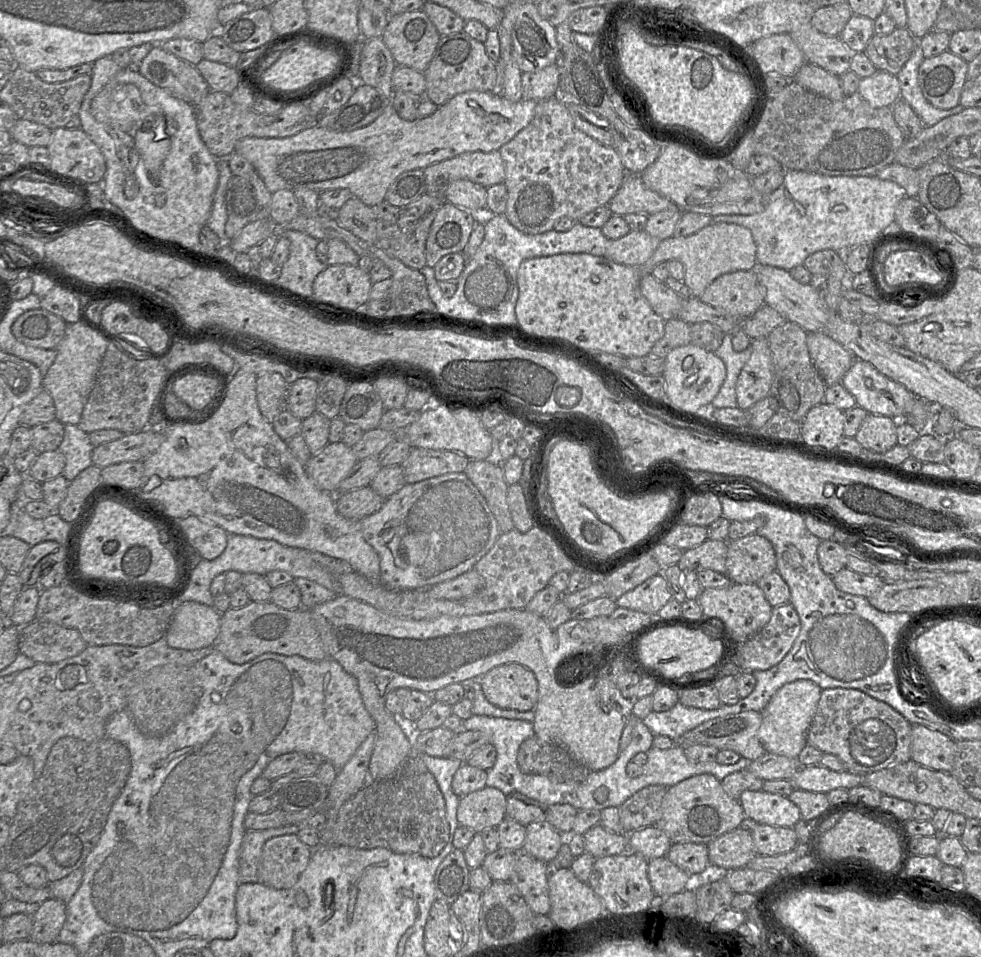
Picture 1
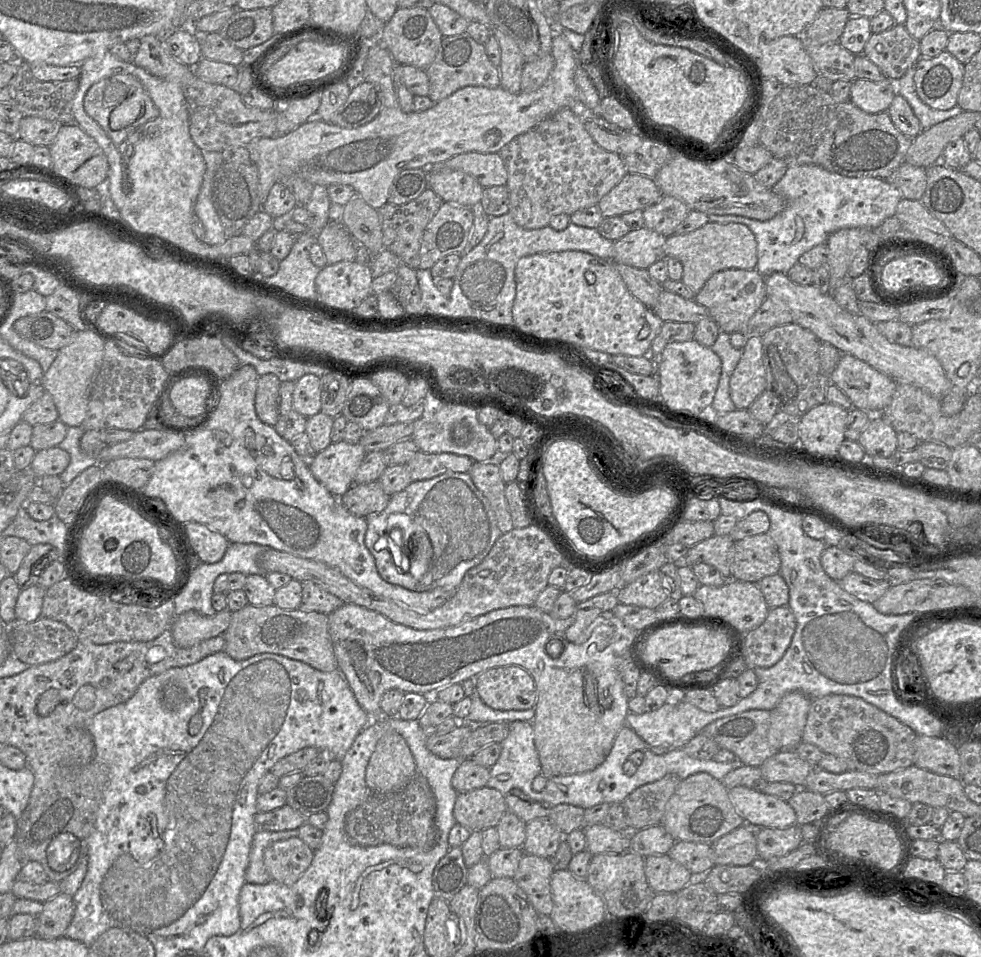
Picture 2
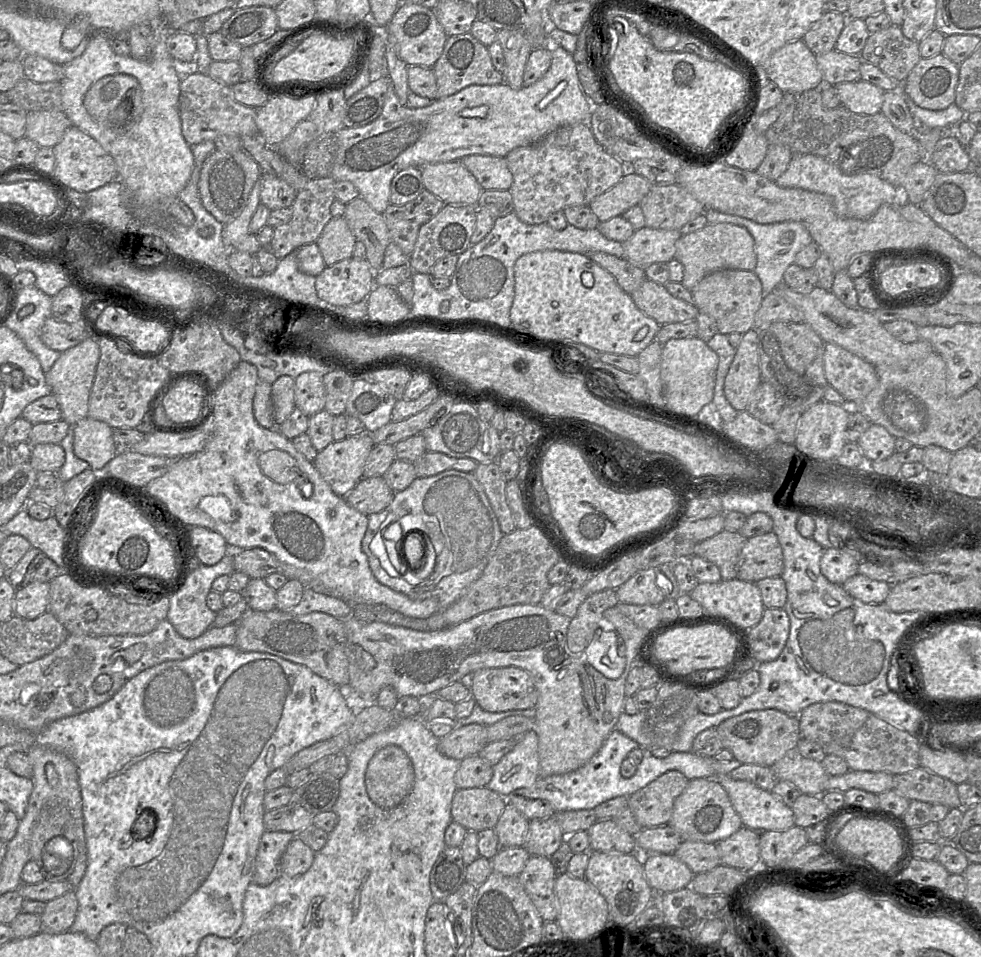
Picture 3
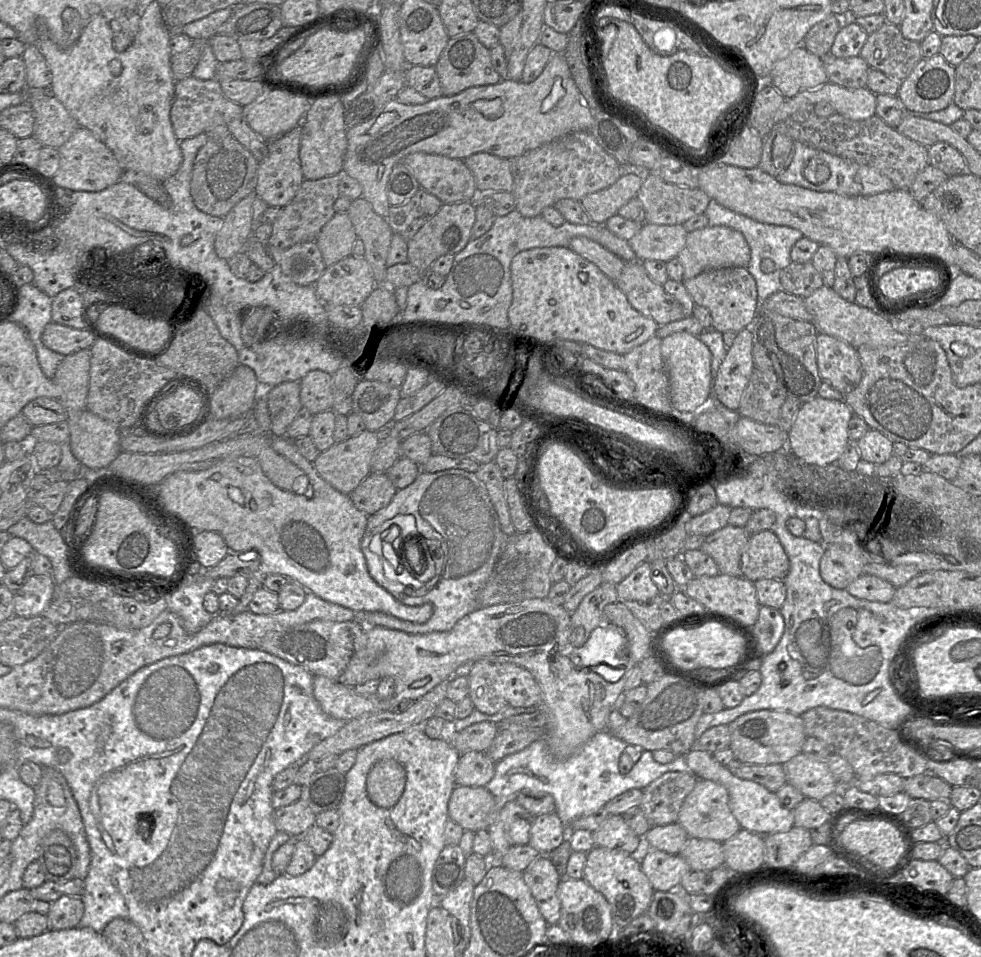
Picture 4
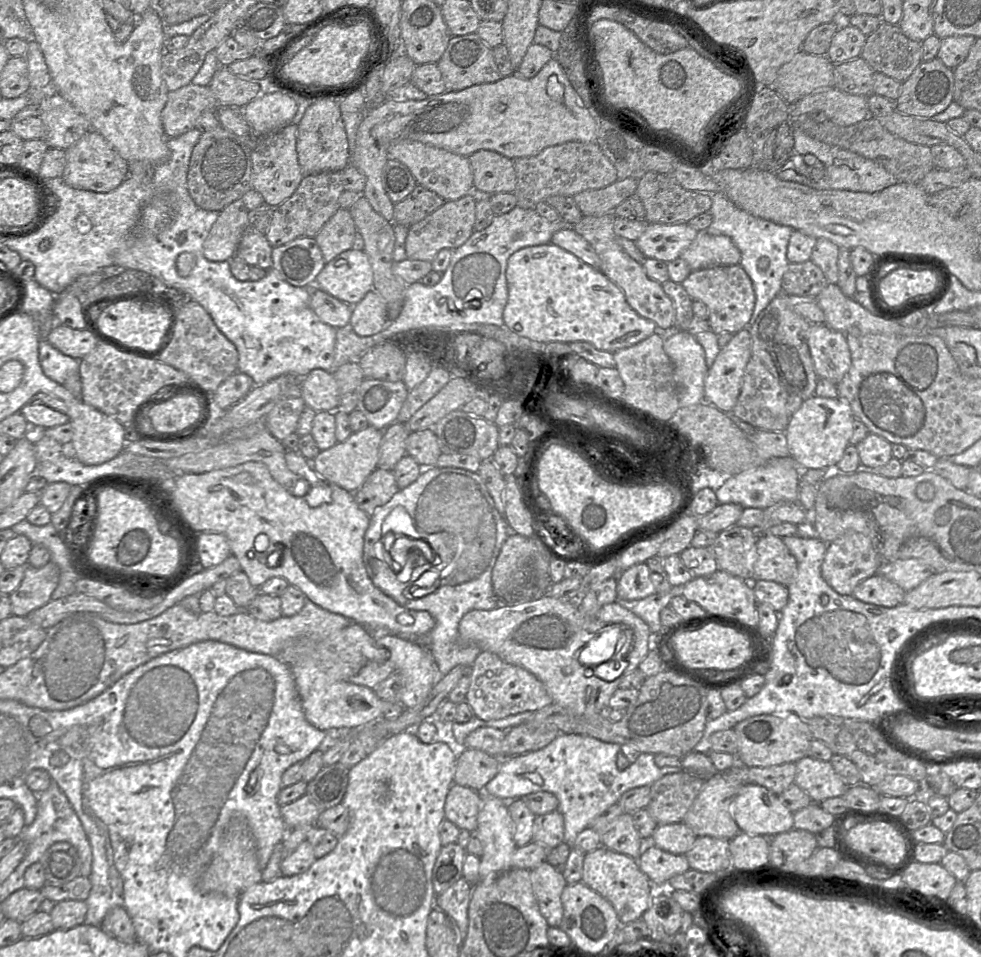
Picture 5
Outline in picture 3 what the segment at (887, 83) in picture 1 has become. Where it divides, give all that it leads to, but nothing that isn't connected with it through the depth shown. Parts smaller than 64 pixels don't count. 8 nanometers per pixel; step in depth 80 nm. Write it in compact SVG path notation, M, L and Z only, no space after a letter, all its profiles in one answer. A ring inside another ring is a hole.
M862 79L842 82L834 85L840 97L841 105L861 115L873 115L881 112L884 91Z

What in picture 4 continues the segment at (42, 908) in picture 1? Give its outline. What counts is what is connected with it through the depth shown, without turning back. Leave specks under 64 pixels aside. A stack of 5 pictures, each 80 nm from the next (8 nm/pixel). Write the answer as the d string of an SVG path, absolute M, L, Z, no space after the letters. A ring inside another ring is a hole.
M62 896L50 903L47 914L49 929L63 930L77 927L85 911L81 896Z

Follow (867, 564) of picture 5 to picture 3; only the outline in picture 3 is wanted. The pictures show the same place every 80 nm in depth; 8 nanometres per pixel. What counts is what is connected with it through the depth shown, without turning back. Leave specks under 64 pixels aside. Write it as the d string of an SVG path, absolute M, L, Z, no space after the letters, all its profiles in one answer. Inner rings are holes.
M834 547L825 548L820 560L822 574L840 585L858 573L858 566L859 562L853 555Z

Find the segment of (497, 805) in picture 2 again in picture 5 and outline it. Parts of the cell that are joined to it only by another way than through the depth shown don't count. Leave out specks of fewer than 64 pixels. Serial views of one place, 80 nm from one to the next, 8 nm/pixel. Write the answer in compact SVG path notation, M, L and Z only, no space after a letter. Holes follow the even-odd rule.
M453 783L445 800L445 819L454 823L459 829L470 832L476 830L482 793Z

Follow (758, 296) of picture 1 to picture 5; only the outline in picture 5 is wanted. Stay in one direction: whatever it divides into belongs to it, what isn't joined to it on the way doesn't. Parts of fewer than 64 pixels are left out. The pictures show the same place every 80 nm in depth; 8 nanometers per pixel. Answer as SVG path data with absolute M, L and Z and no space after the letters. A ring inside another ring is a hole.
M738 265L710 266L692 270L681 283L693 300L705 303L709 309L710 330L717 335L723 332L736 334L746 328L755 306L752 280L744 268Z

